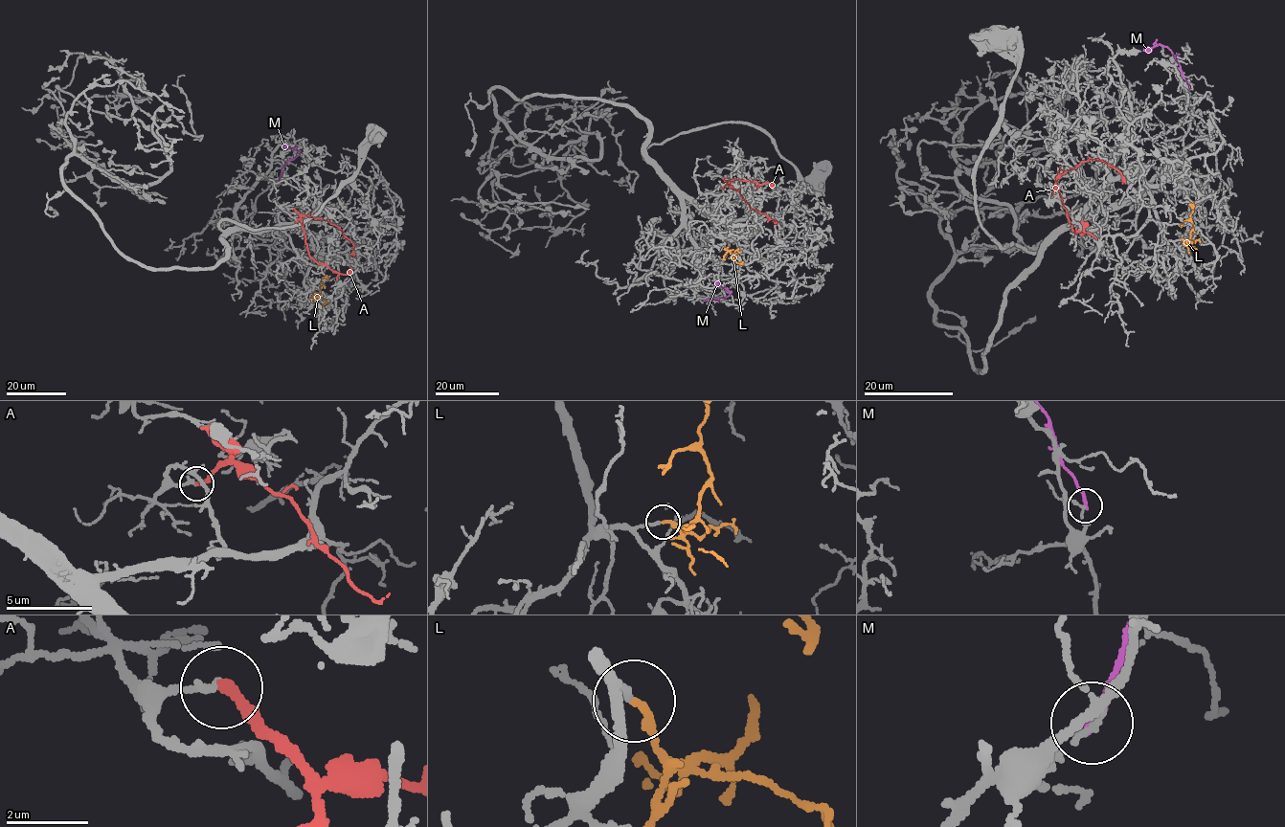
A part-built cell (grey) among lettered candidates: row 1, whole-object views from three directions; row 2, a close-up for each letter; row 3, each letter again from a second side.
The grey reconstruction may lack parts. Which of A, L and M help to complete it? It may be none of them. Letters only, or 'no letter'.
L

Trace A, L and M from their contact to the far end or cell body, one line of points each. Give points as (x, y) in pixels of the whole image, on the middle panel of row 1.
A: (721, 189), (732, 179), (773, 185)
L: (725, 247), (735, 261), (743, 264)
M: (704, 300), (725, 298), (731, 292), (716, 280)

